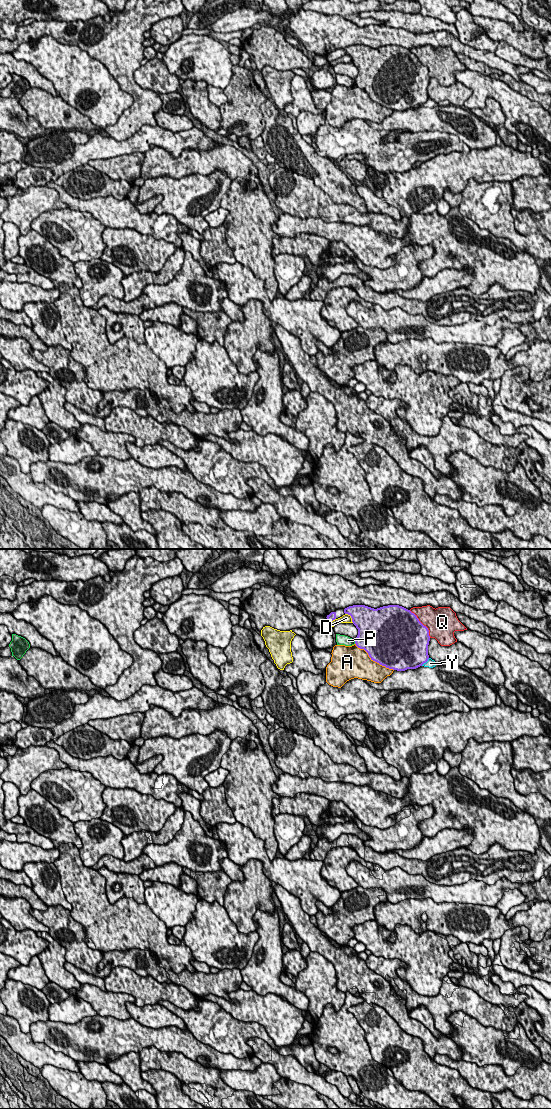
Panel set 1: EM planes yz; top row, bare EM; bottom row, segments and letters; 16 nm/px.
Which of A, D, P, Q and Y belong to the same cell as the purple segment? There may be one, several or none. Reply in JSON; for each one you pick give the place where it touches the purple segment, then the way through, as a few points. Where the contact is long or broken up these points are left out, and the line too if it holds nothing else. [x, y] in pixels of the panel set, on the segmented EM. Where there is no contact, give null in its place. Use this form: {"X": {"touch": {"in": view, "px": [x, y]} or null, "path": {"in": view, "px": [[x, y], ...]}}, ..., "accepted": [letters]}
{"accepted": []}

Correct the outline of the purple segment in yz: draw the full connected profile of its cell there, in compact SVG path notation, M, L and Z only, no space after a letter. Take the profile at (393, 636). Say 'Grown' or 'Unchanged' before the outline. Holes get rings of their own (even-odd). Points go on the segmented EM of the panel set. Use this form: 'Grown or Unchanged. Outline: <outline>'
Grown. Outline: M353 605L327 615L328 622L348 614L358 629L355 644L386 668L416 669L429 659L429 630L410 610L399 605L377 609Z

